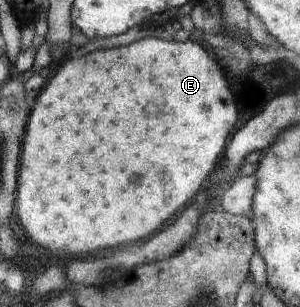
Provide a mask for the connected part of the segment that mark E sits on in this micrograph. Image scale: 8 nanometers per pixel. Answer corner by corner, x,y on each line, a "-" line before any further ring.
143,39
129,47
117,47
107,51
89,53
83,57
69,59
45,91
36,98
35,109
29,117
27,137
23,143
23,159
21,159
21,173
19,173
19,189
17,195
17,216
30,238
45,248
64,250
75,255
113,249
132,245
139,239
151,238
153,231
161,229
171,215
191,203
191,199
201,191
205,179
211,175
215,163
221,157
221,151
231,135
231,129
237,121
233,95
227,87
223,71
211,59
211,55
203,49
202,42
185,43
163,41
163,39

